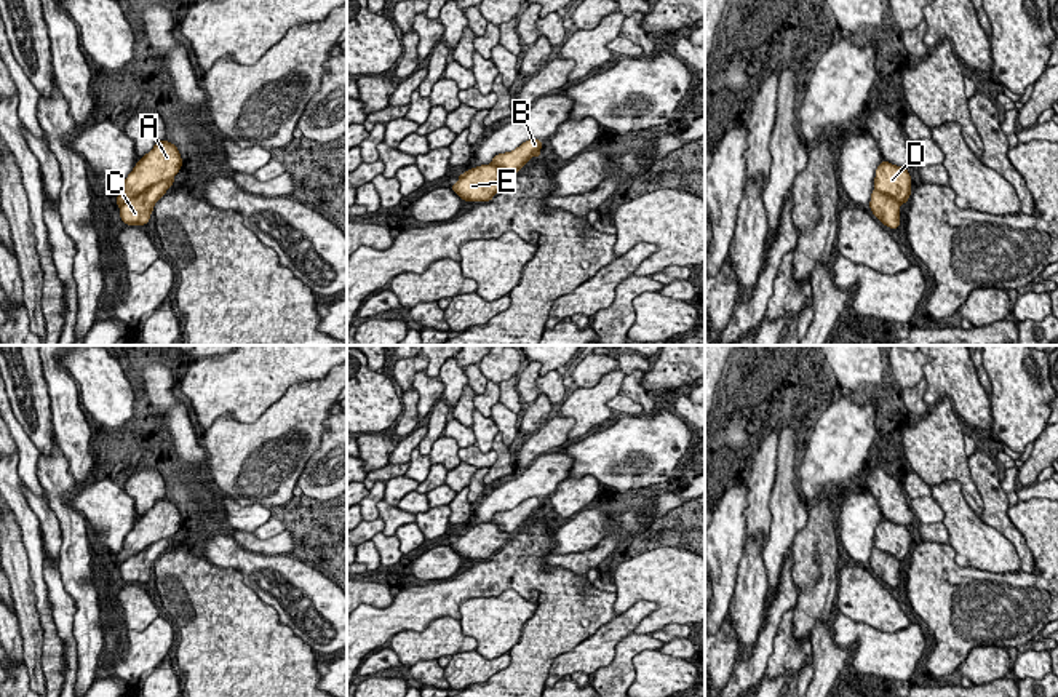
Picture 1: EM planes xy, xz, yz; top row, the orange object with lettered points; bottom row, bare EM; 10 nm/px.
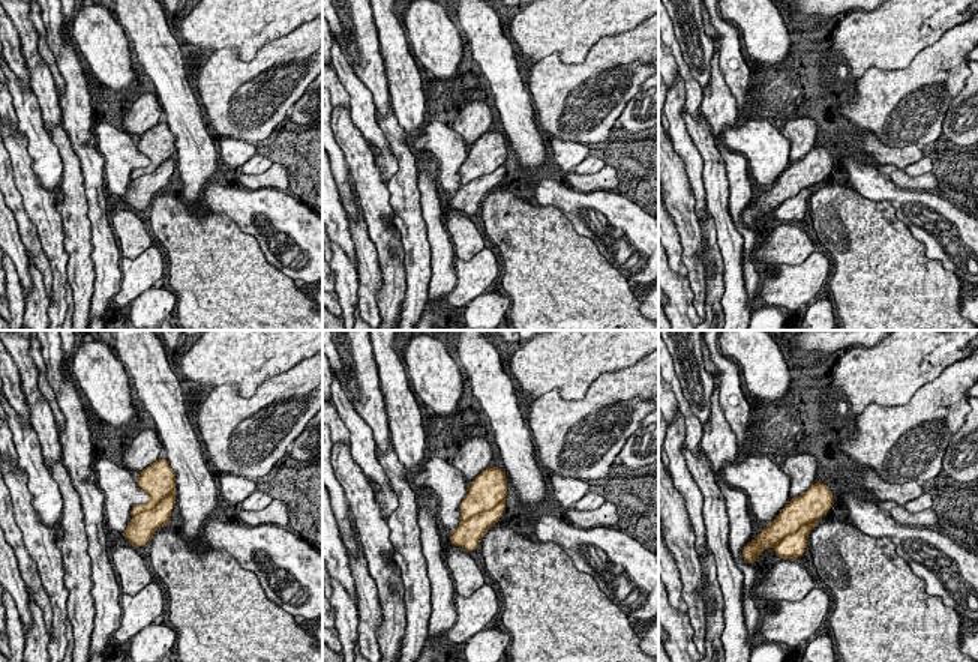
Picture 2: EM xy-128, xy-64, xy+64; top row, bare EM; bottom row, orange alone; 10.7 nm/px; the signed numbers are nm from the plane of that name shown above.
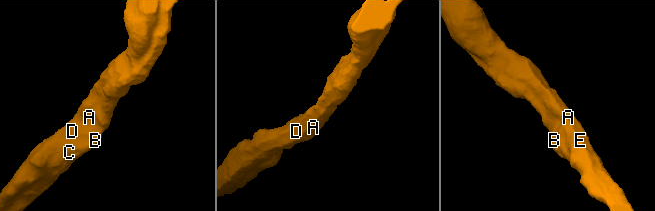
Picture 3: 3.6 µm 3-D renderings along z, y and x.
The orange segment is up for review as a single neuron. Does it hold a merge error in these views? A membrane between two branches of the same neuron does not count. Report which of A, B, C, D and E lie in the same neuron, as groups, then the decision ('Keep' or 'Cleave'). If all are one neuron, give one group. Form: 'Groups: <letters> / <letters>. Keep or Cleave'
Groups: A B C D E. Keep

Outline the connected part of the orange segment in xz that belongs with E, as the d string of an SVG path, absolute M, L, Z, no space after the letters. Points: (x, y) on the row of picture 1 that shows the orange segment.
M529 139L511 152L497 153L489 165L467 169L451 189L463 201L491 201L531 157L540 157L540 149L542 141Z

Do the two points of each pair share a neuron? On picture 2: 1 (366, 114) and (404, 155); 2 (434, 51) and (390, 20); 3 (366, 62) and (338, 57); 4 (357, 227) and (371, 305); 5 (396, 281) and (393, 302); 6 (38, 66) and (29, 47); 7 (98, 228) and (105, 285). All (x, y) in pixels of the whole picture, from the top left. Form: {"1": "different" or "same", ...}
{"1": "different", "2": "different", "3": "different", "4": "same", "5": "same", "6": "same", "7": "same"}

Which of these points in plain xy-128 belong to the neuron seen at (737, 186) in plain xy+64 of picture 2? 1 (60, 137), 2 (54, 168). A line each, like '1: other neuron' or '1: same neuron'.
1: same neuron
2: other neuron

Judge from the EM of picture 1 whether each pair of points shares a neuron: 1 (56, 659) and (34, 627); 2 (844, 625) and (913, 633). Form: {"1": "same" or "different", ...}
{"1": "different", "2": "same"}

